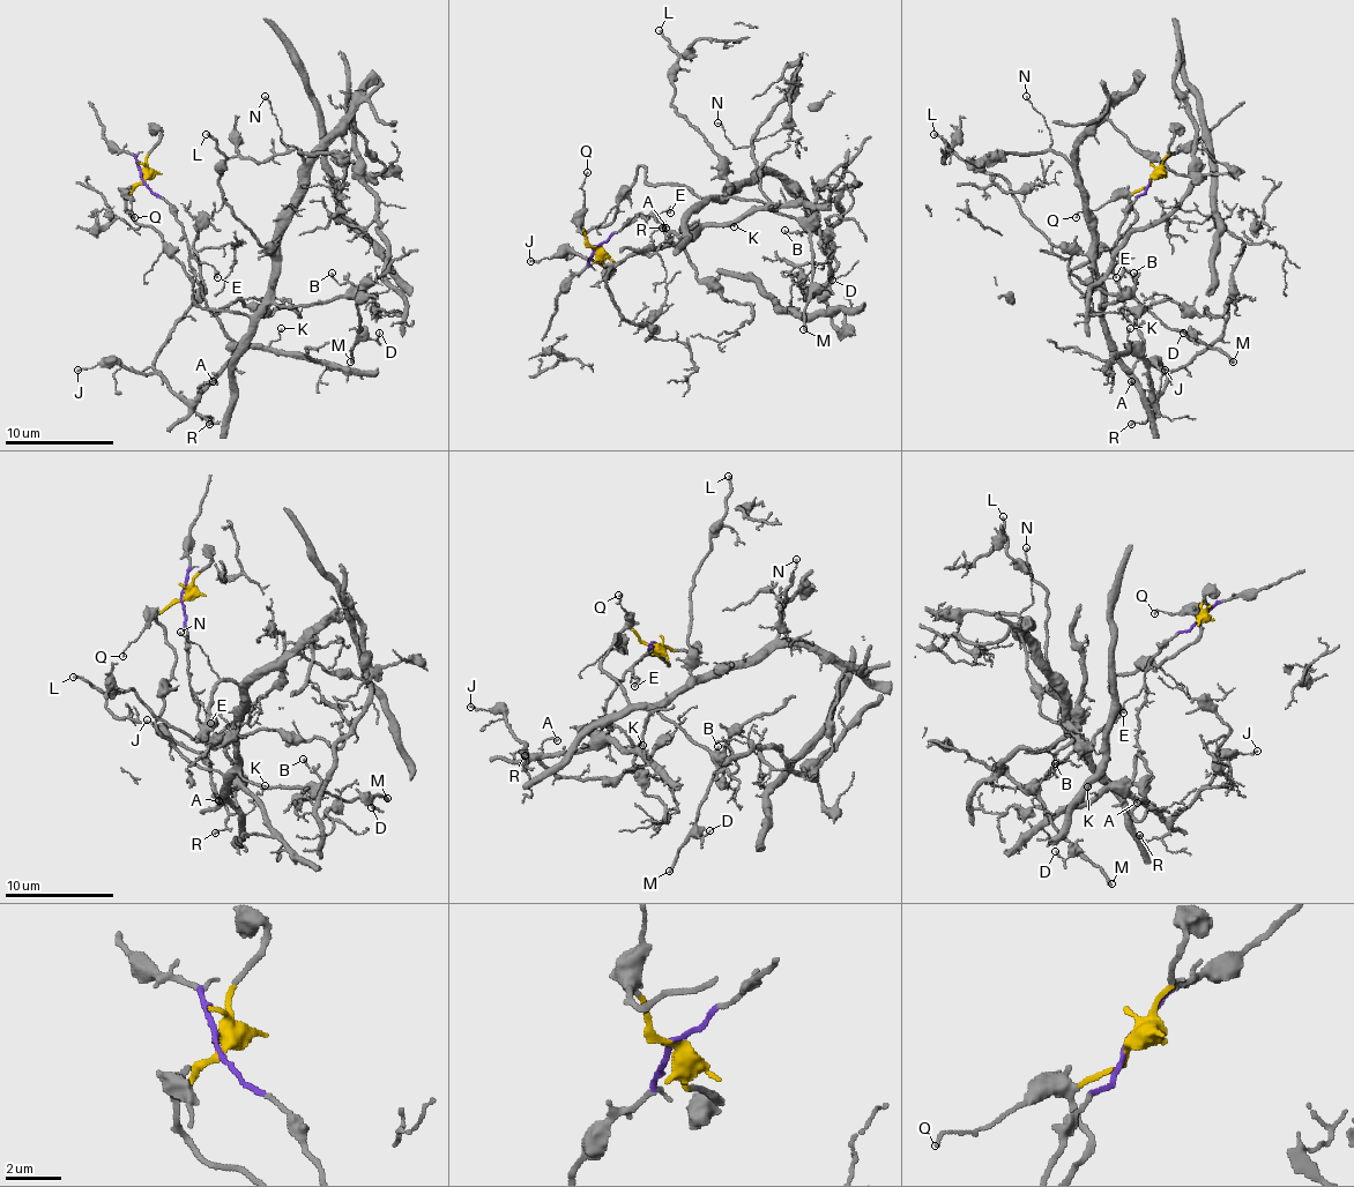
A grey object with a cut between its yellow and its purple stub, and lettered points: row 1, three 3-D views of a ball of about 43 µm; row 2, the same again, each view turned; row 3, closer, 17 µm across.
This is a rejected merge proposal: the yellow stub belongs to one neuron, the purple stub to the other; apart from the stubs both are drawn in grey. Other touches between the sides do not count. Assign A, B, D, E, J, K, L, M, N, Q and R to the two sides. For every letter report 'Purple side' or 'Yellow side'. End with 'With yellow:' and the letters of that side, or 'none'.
A: Purple side
B: Yellow side
D: Yellow side
E: Purple side
J: Purple side
K: Purple side
L: Yellow side
M: Yellow side
N: Yellow side
Q: Yellow side
R: Purple side
With yellow: B, D, L, M, N, Q

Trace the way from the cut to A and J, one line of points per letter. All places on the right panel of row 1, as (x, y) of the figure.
A: (1150, 177), (1150, 185), (1130, 207), (1117, 239), (1125, 307), (1133, 315), (1142, 345), (1146, 389), (1130, 381)
J: (1150, 177), (1117, 239), (1125, 307), (1138, 329), (1152, 400), (1168, 373), (1158, 361), (1166, 370)

